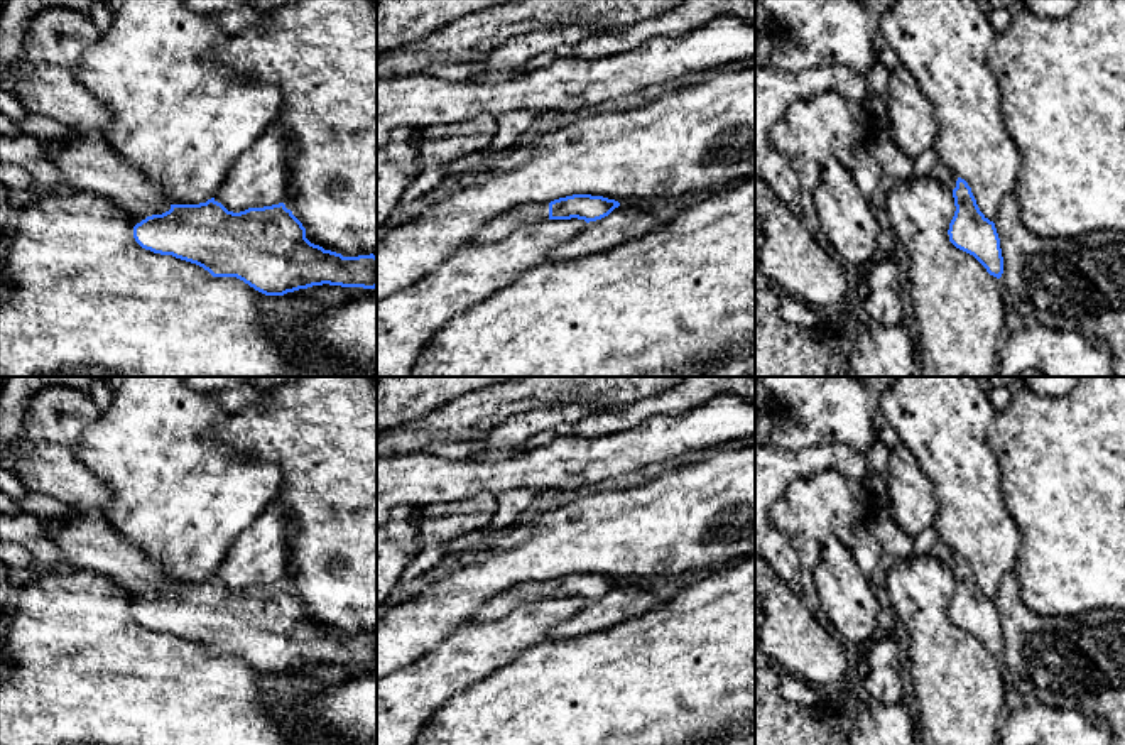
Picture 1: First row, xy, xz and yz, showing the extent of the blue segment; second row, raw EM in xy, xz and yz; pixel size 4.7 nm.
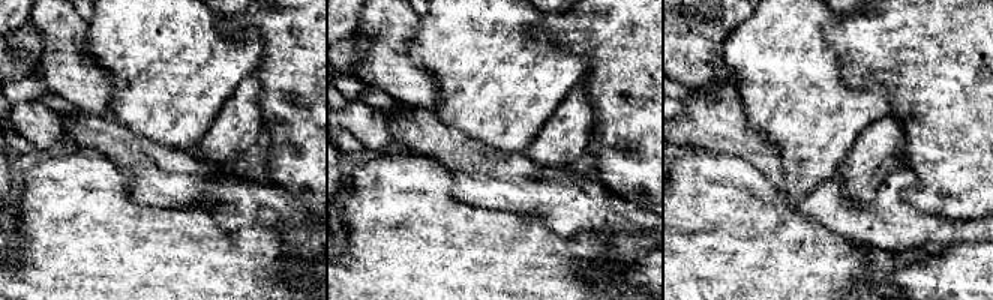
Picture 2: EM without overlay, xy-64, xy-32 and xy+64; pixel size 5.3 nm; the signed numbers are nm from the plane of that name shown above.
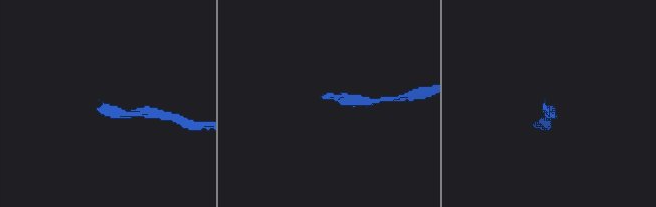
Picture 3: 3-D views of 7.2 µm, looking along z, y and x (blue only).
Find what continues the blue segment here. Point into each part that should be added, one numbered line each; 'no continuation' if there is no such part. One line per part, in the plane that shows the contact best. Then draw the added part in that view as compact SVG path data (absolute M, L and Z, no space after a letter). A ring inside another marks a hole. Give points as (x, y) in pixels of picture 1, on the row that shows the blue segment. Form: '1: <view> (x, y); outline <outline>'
1: xy (86, 163); outline M69 127L64 140L46 140L46 154L57 164L61 189L106 198L135 225L171 209L160 184L122 159L98 132Z

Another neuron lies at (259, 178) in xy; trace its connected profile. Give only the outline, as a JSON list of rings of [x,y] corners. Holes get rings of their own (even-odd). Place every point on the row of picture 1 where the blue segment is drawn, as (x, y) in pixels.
[[[272,122],[265,133],[230,167],[213,196],[215,201],[233,213],[284,203],[291,152],[292,145],[280,125]]]

